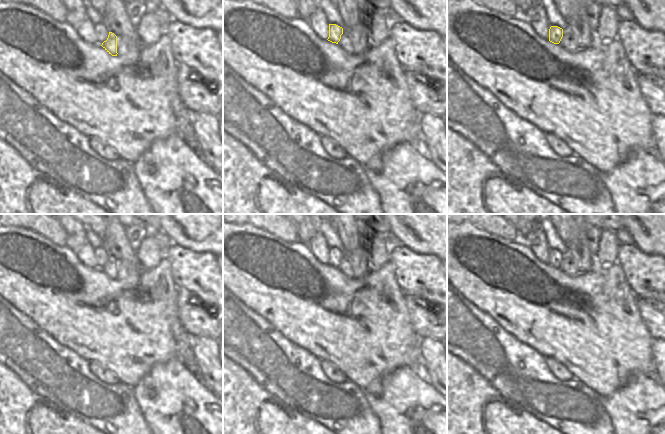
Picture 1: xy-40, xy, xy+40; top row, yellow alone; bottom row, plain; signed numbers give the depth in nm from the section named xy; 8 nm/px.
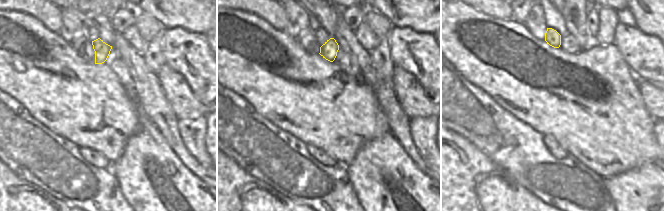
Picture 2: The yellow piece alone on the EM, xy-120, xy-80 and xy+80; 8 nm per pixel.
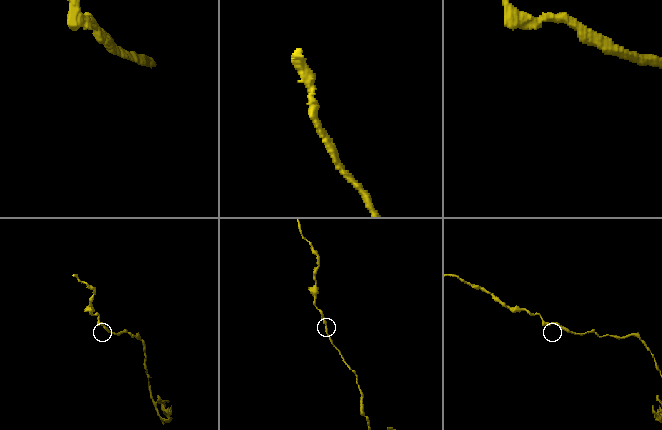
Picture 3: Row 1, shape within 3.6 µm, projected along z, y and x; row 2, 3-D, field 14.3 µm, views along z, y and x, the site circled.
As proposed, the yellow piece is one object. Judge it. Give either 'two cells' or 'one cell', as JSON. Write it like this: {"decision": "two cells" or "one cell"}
{"decision": "two cells"}

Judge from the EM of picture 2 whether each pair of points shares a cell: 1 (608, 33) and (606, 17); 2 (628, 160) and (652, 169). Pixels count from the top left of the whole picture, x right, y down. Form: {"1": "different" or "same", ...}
{"1": "same", "2": "different"}

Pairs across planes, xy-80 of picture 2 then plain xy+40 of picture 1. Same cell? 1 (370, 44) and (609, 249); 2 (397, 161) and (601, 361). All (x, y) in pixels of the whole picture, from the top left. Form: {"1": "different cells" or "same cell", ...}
{"1": "same cell", "2": "different cells"}

